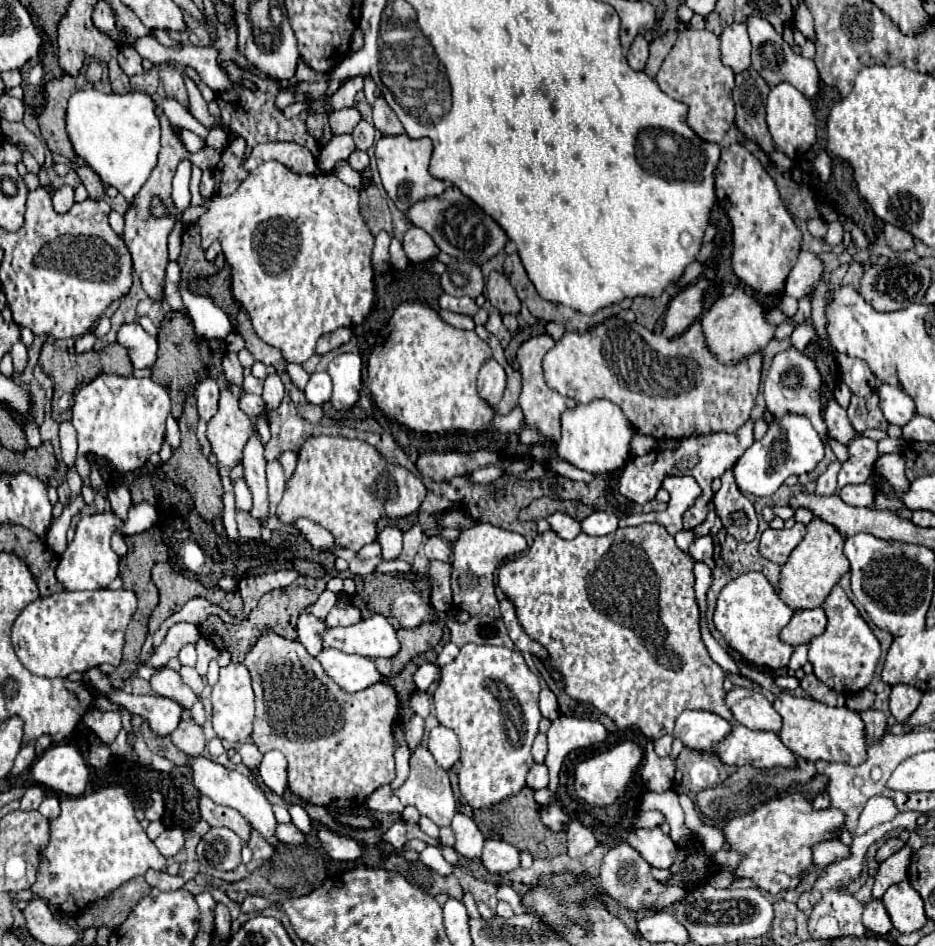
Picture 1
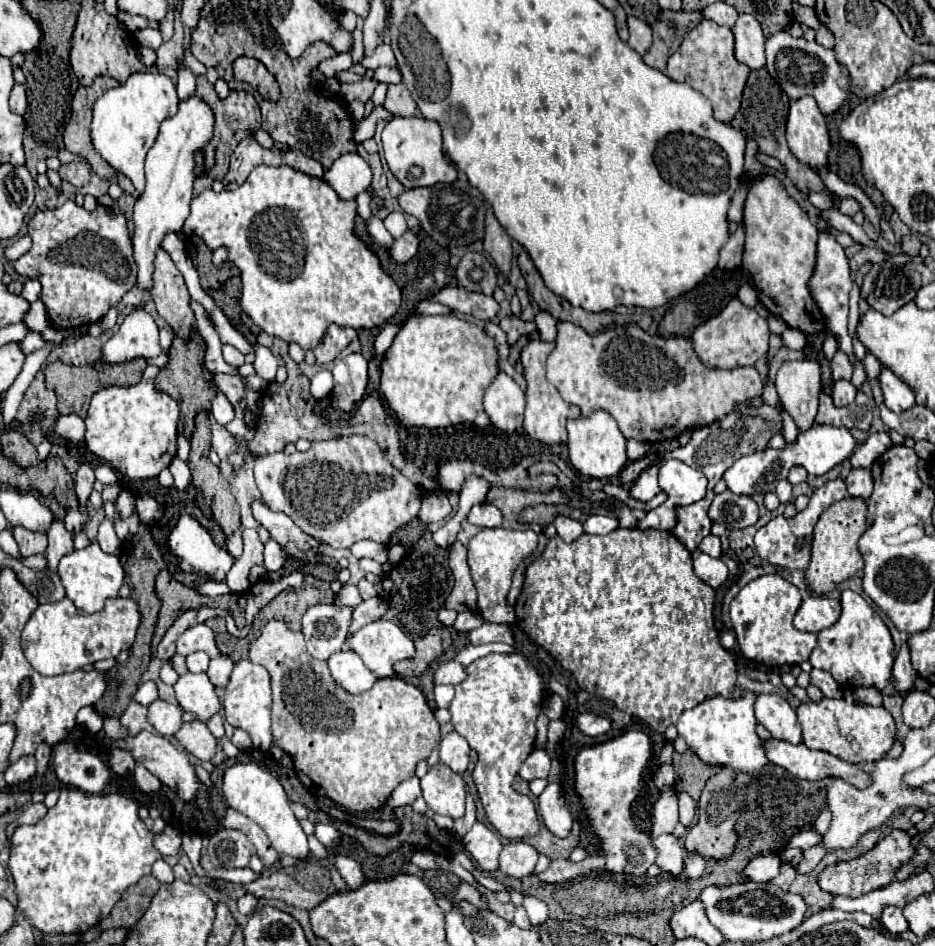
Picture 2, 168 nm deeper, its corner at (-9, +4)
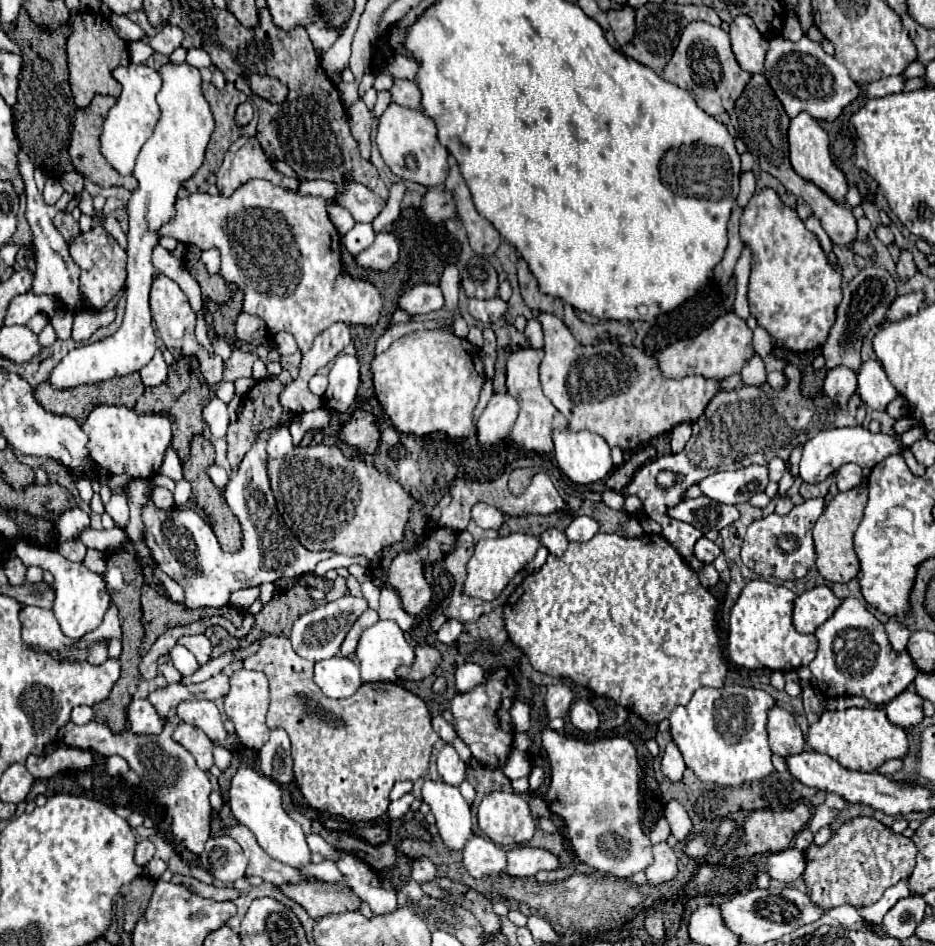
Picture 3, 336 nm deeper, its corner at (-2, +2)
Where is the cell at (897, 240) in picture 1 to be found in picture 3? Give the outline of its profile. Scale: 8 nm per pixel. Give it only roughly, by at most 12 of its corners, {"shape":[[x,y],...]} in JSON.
{"shape":[[900,250],[898,276],[902,280],[914,276],[912,252]]}

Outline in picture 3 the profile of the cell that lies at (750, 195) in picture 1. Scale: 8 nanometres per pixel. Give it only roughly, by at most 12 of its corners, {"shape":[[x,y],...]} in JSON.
{"shape":[[772,188],[740,216],[750,314],[774,346],[824,344],[842,274]]}

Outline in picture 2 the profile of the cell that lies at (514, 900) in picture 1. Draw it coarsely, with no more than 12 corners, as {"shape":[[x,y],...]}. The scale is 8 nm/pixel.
{"shape":[[525,896],[523,908],[533,926],[549,918],[545,902]]}

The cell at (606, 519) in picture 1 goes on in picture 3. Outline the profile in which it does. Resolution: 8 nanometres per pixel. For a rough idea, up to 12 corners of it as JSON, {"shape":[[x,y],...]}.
{"shape":[[578,516],[566,528],[568,540],[588,542],[600,524]]}

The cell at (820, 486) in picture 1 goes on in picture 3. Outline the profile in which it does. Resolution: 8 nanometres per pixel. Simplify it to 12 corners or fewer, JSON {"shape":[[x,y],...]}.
{"shape":[[824,498],[752,522],[742,562],[764,578],[804,578]]}

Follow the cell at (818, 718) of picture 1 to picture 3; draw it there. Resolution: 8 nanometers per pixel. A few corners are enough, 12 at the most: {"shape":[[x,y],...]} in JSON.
{"shape":[[824,710],[806,744],[844,768],[904,758],[884,710]]}

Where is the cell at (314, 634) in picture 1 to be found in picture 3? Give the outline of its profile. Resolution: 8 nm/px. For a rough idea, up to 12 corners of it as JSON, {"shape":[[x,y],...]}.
{"shape":[[346,594],[292,626],[292,648],[310,662],[340,652],[366,608]]}

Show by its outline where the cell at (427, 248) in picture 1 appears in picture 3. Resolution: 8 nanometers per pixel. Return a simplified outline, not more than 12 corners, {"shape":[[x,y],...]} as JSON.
{"shape":[[376,234],[356,256],[372,270],[390,270],[400,256],[394,234]]}

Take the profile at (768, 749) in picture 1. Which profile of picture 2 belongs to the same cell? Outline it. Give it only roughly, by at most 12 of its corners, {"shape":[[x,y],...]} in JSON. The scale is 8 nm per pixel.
{"shape":[[763,742],[769,762],[803,780],[845,778],[861,790],[869,776],[803,742]]}

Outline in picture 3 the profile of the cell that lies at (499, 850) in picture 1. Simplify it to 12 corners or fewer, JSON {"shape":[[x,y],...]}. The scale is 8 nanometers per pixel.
{"shape":[[530,846],[506,852],[504,872],[526,878],[556,870],[558,856]]}

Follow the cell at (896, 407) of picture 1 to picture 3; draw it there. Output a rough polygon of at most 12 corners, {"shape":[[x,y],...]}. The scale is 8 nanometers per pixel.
{"shape":[[878,360],[862,364],[858,394],[872,410],[898,398]]}

